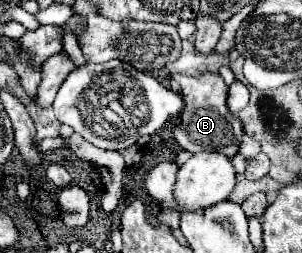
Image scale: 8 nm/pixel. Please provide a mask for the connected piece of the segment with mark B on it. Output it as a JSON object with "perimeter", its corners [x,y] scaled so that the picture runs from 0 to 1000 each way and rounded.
{"perimeter":[[[672,289],[659,304],[586,296],[579,312],[599,336],[599,375],[613,399],[593,486],[573,510],[573,542],[586,549],[586,565],[632,605],[725,597],[752,621],[778,621],[791,605],[791,573],[811,526],[798,478],[778,470],[752,423],[752,336],[725,304],[725,289]]]}

